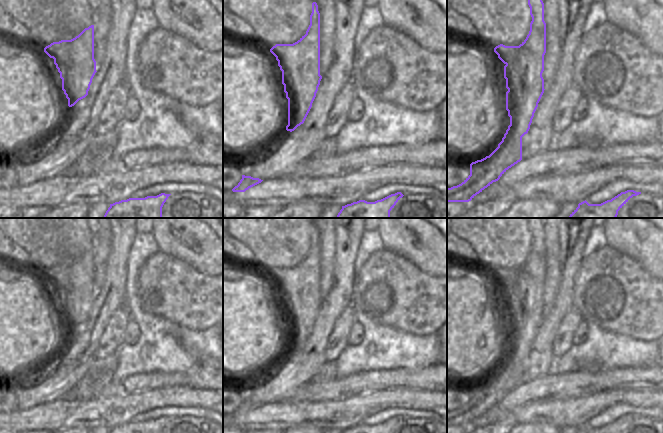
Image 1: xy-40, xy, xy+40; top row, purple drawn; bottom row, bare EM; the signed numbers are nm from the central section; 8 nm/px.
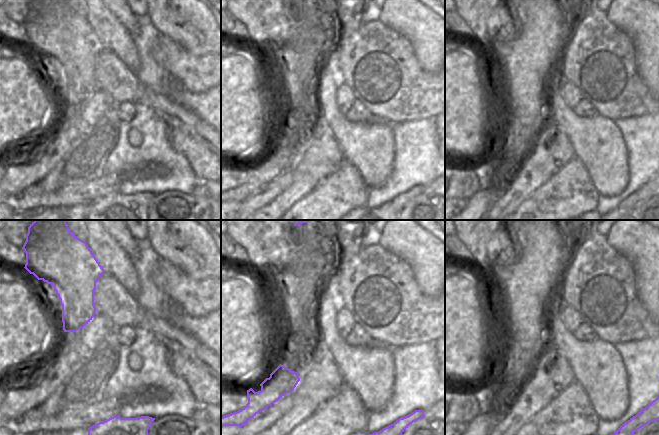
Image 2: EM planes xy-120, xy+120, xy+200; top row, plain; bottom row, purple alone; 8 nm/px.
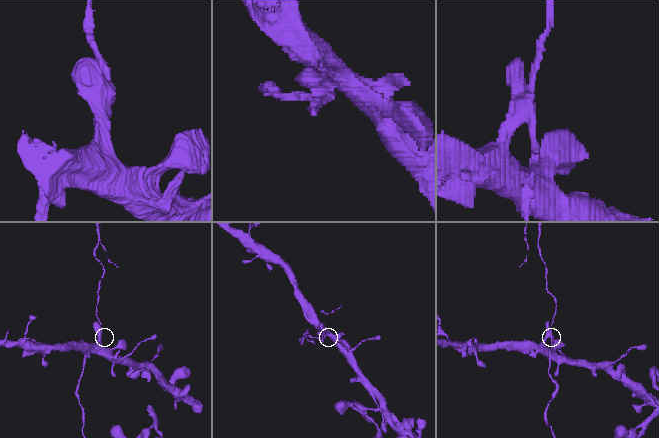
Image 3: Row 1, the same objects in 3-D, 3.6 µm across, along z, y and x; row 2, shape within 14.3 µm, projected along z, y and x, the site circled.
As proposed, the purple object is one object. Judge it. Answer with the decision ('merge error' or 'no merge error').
merge error

